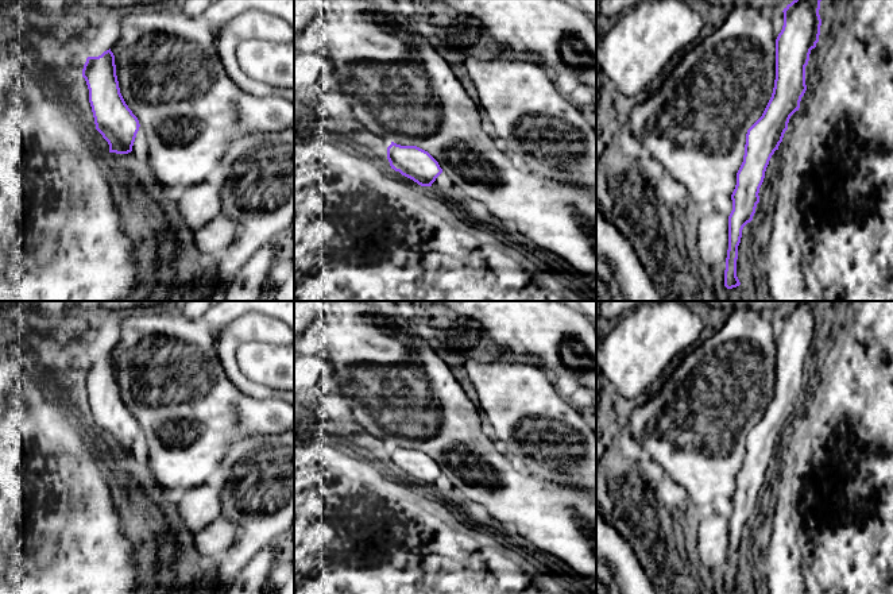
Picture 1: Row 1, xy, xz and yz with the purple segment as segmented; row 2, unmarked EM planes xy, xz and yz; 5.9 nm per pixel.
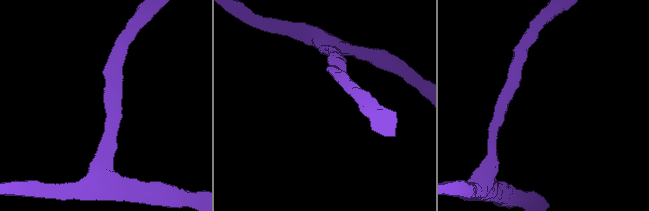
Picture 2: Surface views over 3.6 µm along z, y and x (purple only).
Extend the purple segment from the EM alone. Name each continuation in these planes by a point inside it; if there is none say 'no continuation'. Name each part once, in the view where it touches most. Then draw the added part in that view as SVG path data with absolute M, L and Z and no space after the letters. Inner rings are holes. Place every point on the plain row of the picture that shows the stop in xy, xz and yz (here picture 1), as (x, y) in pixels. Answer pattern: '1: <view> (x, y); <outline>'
no continuation

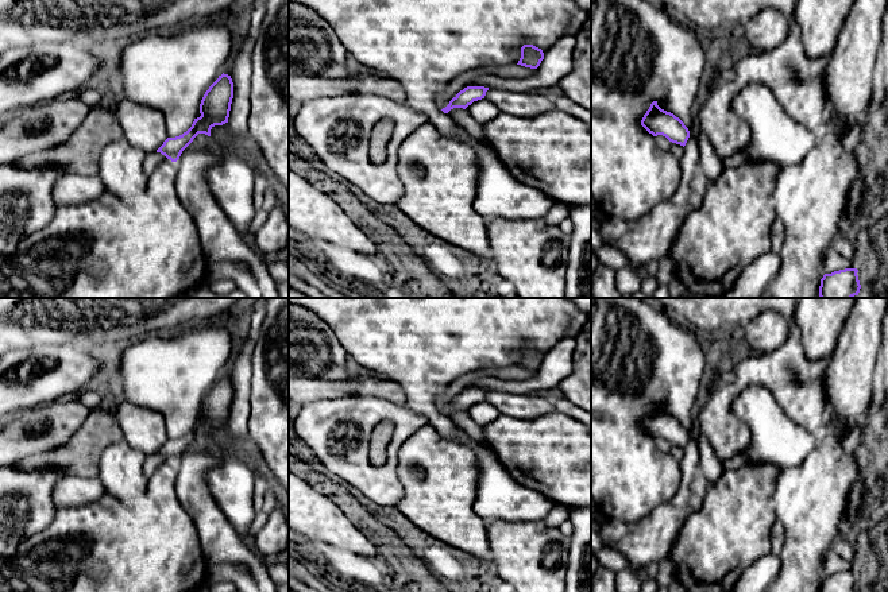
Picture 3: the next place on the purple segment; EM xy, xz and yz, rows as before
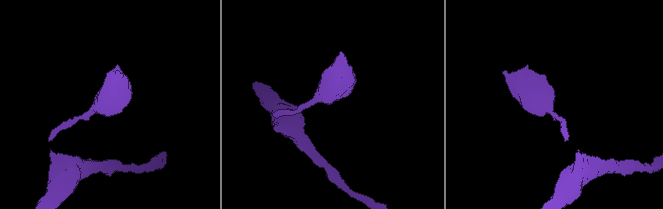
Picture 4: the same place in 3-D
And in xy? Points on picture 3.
no continuation

